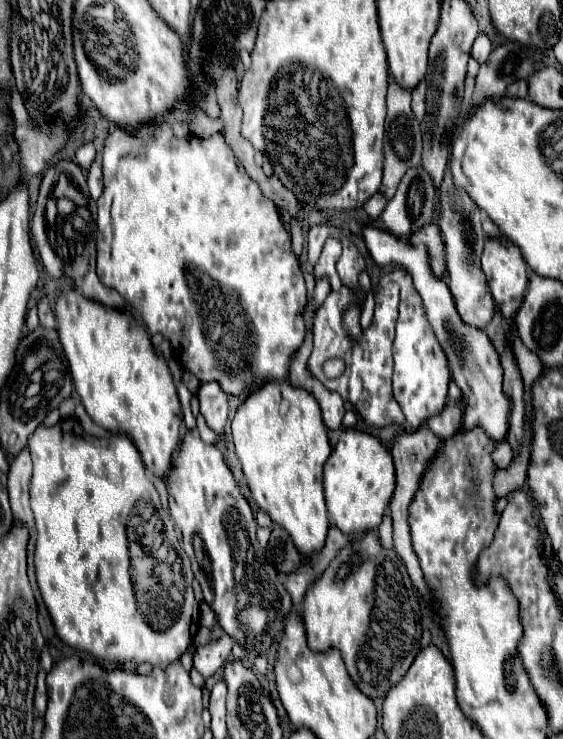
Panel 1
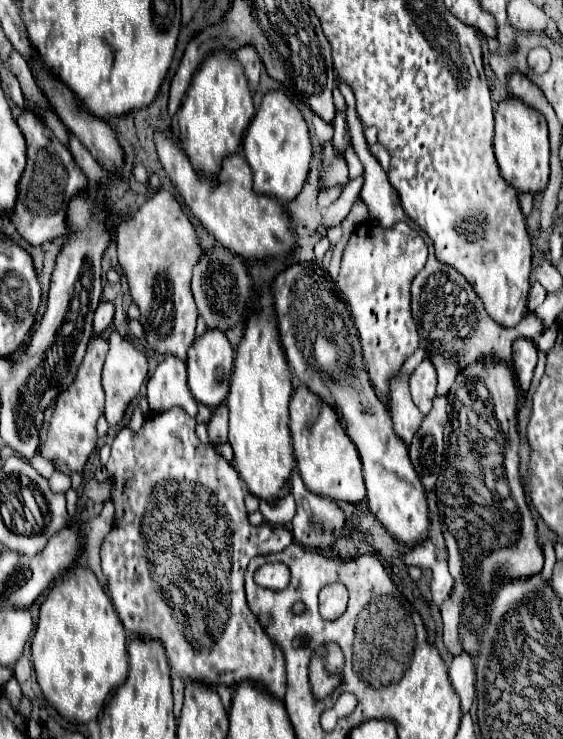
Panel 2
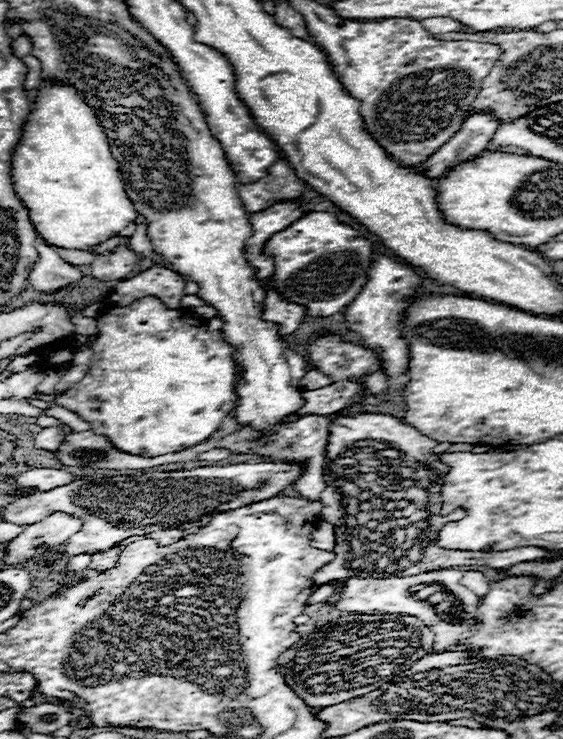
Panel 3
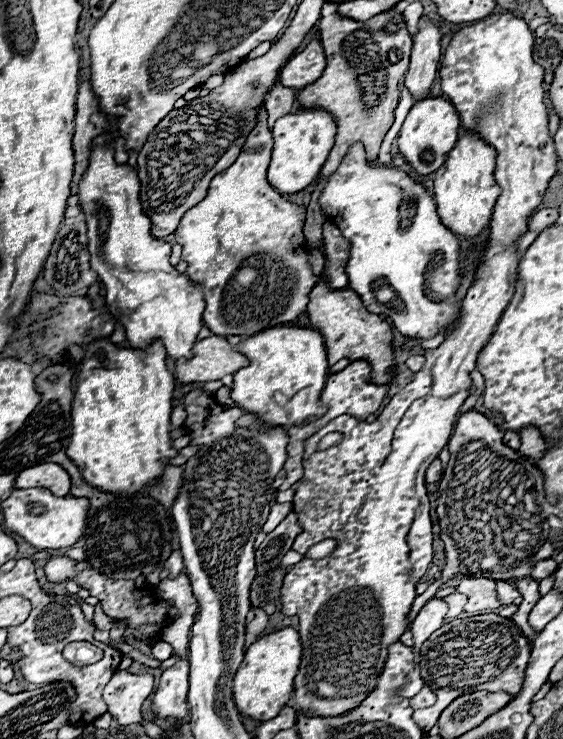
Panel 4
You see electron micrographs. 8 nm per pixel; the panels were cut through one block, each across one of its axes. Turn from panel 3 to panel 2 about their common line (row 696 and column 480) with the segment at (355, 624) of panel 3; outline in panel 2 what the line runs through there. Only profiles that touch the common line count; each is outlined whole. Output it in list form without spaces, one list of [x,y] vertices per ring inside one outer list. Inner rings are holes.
[[[432,244],[428,248],[426,266],[412,280],[412,314],[414,314],[416,326],[418,326],[418,334],[420,334],[420,342],[422,342],[420,346],[426,350],[426,354],[430,356],[430,360],[436,366],[436,372],[438,372],[438,386],[436,386],[438,392],[436,394],[440,394],[440,396],[448,394],[448,390],[452,386],[452,378],[456,378],[456,374],[460,370],[458,360],[464,358],[466,338],[472,338],[478,332],[474,328],[486,328],[484,336],[488,336],[488,340],[492,340],[492,352],[496,352],[494,356],[496,358],[506,356],[508,364],[512,364],[512,348],[510,346],[516,338],[534,338],[534,336],[540,336],[544,330],[540,320],[534,318],[532,314],[526,314],[520,320],[520,324],[516,324],[516,328],[504,328],[504,326],[496,324],[484,310],[482,300],[474,294],[472,286],[466,282],[466,278],[436,260]]]

